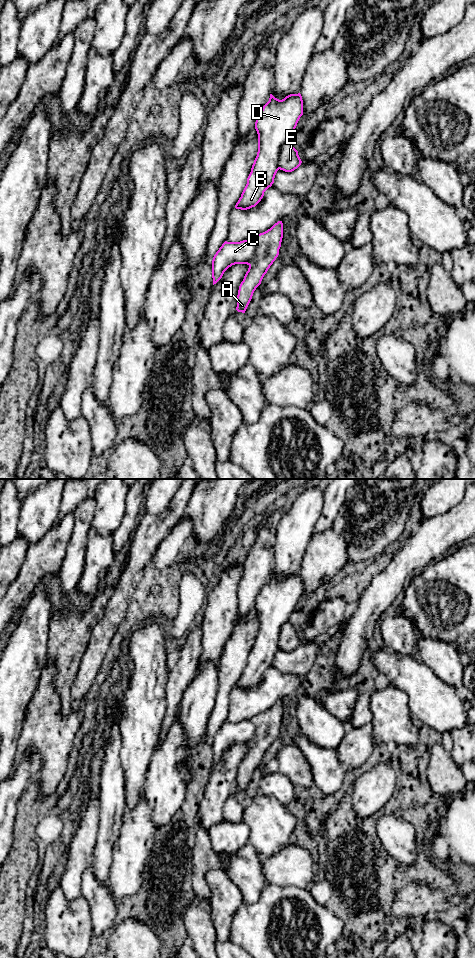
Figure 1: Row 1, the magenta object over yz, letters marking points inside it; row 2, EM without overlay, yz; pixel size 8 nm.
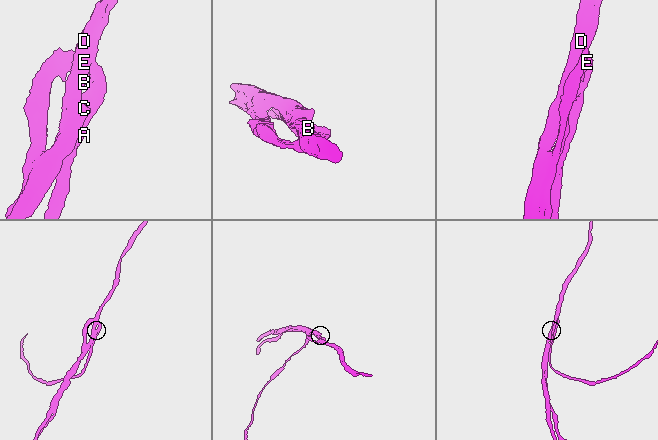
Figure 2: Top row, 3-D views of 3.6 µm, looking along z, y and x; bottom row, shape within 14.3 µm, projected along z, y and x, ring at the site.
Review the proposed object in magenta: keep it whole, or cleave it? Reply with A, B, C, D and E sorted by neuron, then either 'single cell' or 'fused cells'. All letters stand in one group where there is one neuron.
A E / B C D | fused cells

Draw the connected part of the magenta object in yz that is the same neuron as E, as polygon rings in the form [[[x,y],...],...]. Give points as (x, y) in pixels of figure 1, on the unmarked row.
[[[290,622],[285,623],[281,627],[279,634],[279,649],[285,652],[292,652],[301,645],[302,641],[298,635],[298,631]]]

